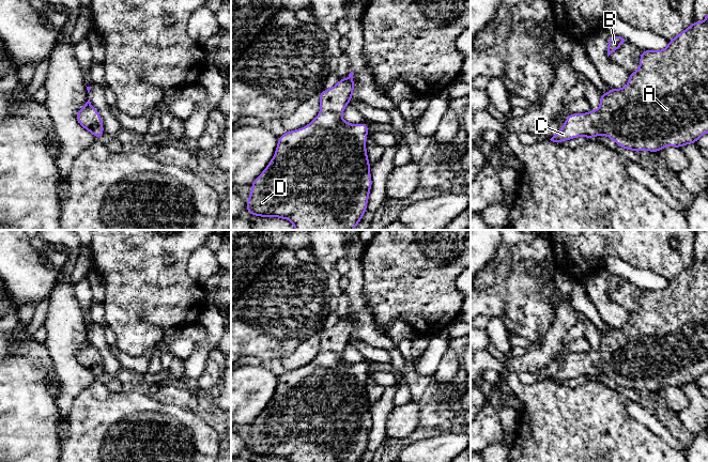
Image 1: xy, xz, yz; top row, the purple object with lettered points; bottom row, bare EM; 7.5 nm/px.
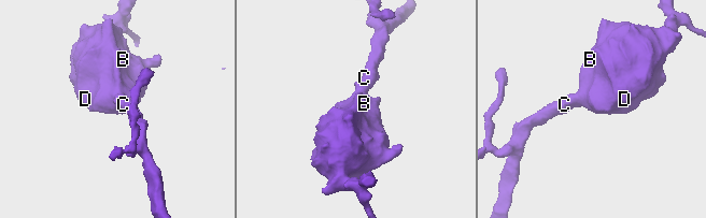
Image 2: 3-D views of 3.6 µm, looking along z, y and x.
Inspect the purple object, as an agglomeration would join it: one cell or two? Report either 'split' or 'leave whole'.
leave whole

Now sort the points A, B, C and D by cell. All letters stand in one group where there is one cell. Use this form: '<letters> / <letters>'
A B C D

